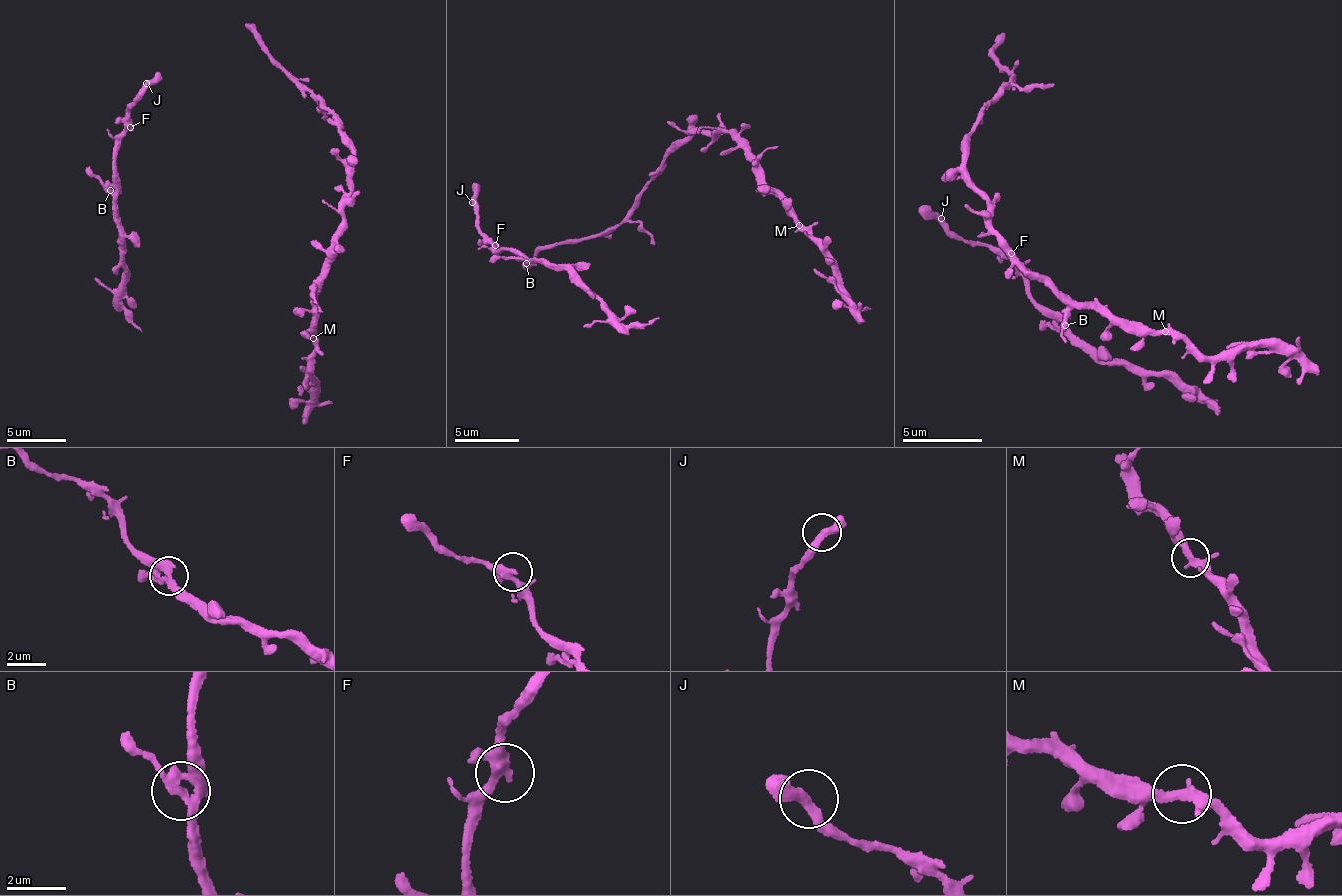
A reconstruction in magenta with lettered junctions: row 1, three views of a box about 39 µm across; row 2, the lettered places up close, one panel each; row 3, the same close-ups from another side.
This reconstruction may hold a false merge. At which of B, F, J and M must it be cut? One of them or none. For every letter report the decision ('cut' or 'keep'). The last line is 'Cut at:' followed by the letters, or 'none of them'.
B: keep
F: keep
J: keep
M: keep
Cut at: none of them

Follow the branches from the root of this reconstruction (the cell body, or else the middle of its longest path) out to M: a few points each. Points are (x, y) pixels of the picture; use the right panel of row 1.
M: (1010, 76), (983, 108), (965, 157), (965, 181), (986, 203), (988, 223), (1064, 296), (1165, 331)

